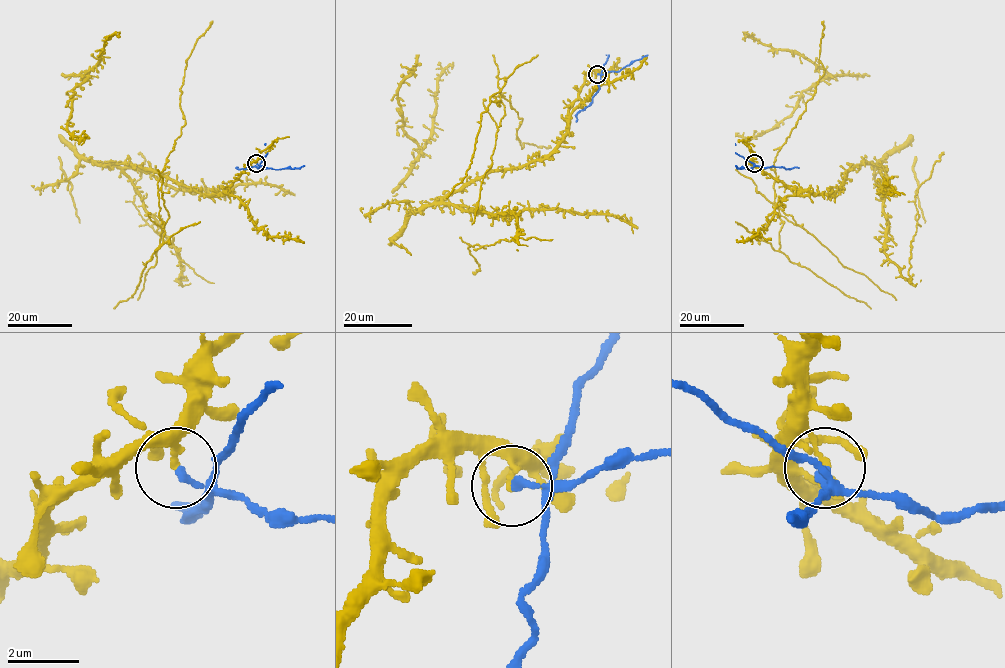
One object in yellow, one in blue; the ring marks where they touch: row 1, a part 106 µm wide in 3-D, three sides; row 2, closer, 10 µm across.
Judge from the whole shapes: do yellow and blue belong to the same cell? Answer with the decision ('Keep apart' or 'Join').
Keep apart

